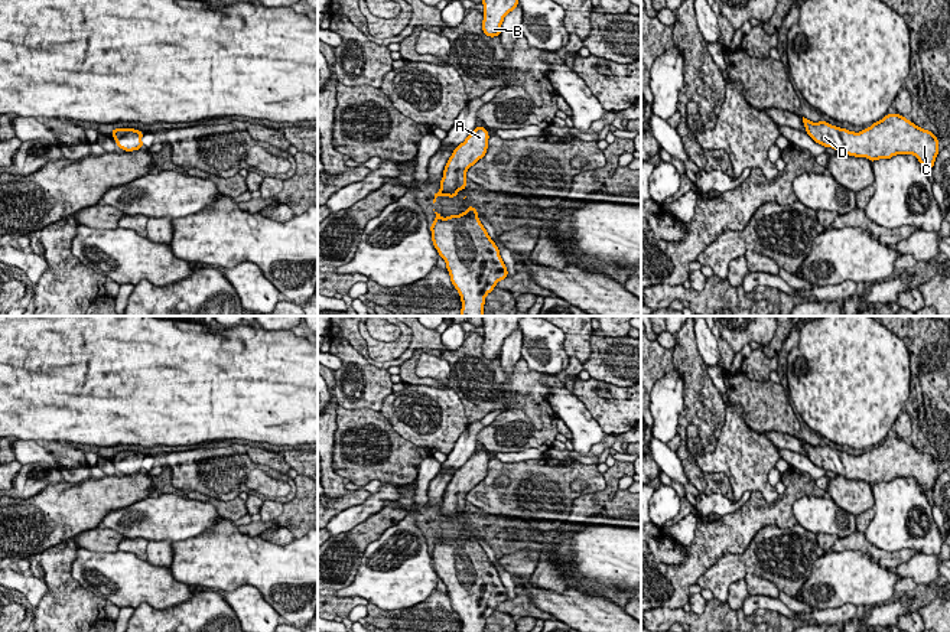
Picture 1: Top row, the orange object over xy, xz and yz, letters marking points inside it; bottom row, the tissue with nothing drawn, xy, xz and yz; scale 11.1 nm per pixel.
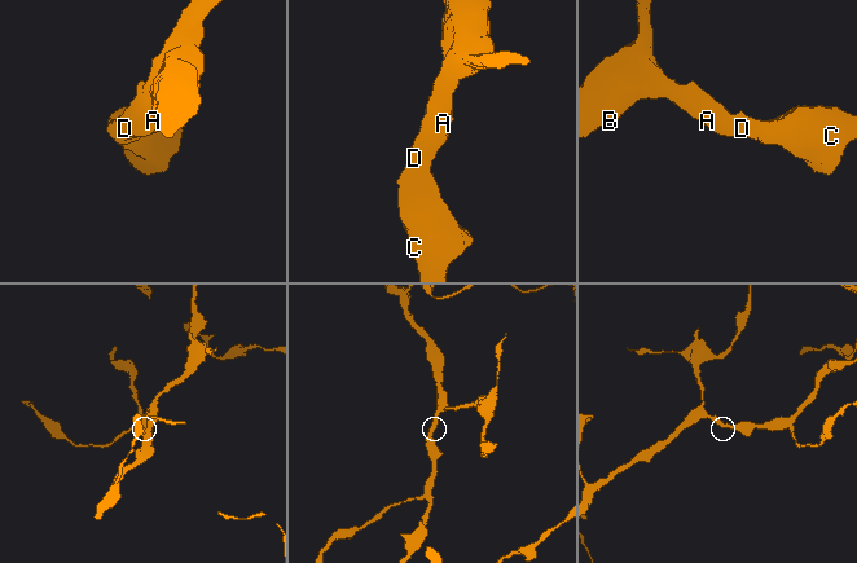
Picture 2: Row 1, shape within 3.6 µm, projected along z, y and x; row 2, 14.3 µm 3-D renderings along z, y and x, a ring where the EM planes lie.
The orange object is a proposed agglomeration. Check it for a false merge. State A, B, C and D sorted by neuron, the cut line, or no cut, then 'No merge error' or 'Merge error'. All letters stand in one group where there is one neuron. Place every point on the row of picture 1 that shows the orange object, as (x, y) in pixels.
Groups: A B C D. No split. No merge error

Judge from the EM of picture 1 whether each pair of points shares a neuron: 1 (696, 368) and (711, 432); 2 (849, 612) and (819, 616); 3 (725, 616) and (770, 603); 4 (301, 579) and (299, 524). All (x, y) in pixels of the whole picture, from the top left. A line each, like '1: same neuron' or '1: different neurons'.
1: same neuron
2: same neuron
3: different neurons
4: different neurons

